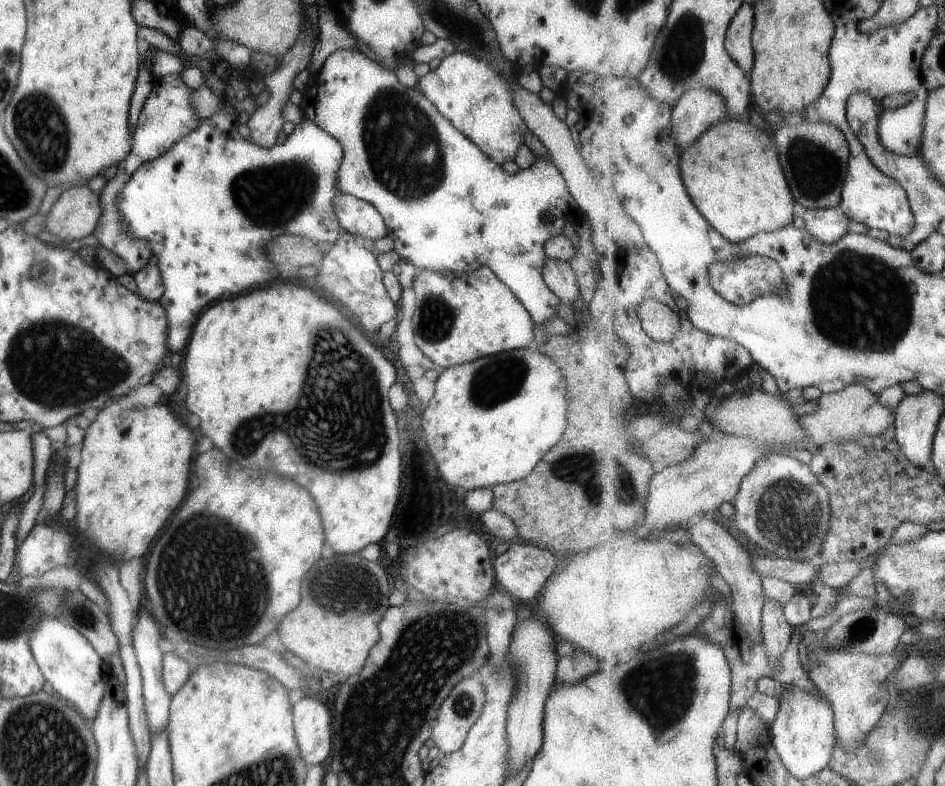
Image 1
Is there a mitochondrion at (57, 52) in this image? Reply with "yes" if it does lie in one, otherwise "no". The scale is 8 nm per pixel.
no

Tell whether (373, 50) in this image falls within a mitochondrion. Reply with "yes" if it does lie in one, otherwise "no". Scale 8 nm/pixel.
no

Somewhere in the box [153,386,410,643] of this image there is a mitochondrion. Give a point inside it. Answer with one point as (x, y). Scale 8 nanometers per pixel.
(334, 591)

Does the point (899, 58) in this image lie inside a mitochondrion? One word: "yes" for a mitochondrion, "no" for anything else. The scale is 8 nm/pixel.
no

